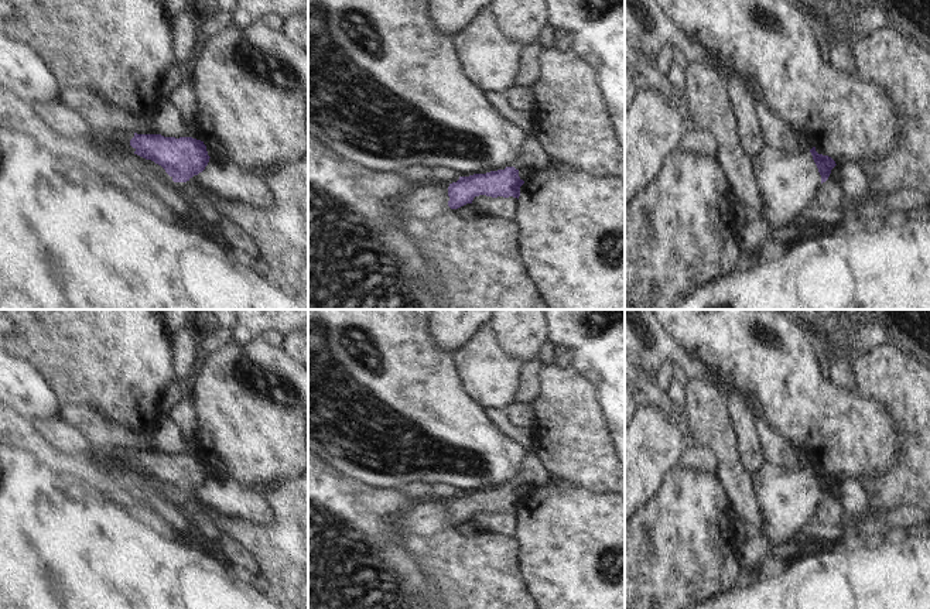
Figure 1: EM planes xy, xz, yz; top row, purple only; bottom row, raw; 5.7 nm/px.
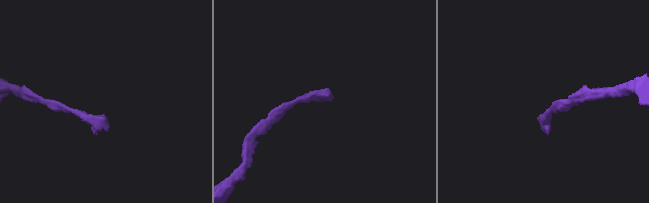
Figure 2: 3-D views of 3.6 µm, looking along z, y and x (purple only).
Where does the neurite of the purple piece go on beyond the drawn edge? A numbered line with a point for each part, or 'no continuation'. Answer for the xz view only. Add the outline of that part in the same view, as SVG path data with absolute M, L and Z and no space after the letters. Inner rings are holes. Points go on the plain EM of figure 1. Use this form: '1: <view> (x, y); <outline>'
1: xz (532, 472); M529 452L520 466L519 475L509 483L514 483L516 486L543 487L550 479L548 472L537 455Z

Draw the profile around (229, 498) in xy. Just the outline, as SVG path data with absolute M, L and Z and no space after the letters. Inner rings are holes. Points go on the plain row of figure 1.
M209 475L205 486L194 493L204 507L222 516L259 526L271 523L271 513L263 492L235 479Z

